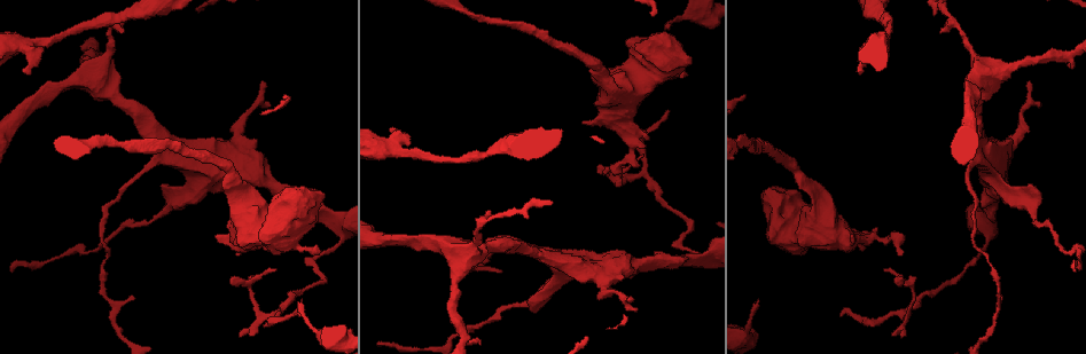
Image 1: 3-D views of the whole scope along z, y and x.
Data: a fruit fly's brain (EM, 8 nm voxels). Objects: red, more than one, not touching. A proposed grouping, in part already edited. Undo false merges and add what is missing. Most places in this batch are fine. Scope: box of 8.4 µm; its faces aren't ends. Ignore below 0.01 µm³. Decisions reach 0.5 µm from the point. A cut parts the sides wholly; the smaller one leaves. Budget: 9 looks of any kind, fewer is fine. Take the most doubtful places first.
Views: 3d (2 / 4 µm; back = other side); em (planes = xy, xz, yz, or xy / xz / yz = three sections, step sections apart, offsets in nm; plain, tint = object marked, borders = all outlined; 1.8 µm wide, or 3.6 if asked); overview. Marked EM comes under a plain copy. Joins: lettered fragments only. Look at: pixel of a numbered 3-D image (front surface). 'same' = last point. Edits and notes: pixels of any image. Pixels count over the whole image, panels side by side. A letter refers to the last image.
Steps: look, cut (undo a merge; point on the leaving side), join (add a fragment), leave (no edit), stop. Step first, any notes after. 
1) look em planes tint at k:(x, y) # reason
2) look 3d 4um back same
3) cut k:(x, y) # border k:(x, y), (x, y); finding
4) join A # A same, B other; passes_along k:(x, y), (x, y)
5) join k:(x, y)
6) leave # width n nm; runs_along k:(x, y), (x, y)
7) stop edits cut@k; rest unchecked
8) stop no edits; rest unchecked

look em planes borders at 1:(641, 172) # sharp bend

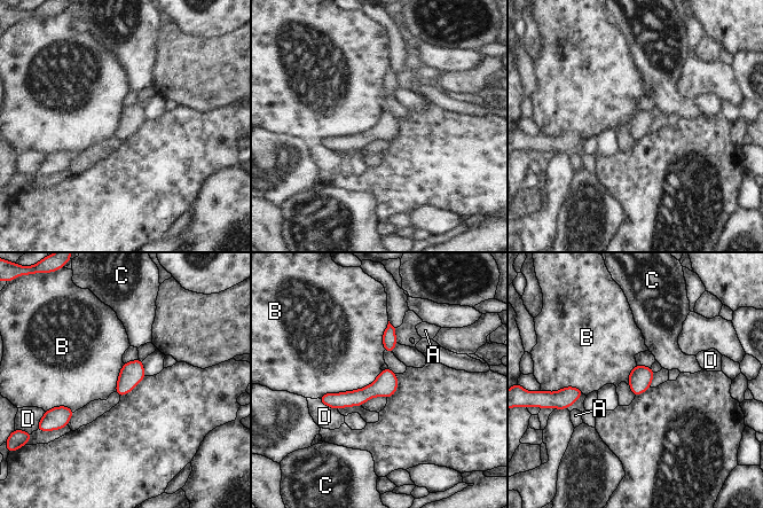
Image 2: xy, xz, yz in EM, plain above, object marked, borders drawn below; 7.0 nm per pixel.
leave # width 160 nm; A other, B other, C other, D other; runs_along 2:(394, 380), (358, 398), (323, 399); all the same cell

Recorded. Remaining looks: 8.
look em yz step 8 borders at 1:(669, 29) # branch stops here

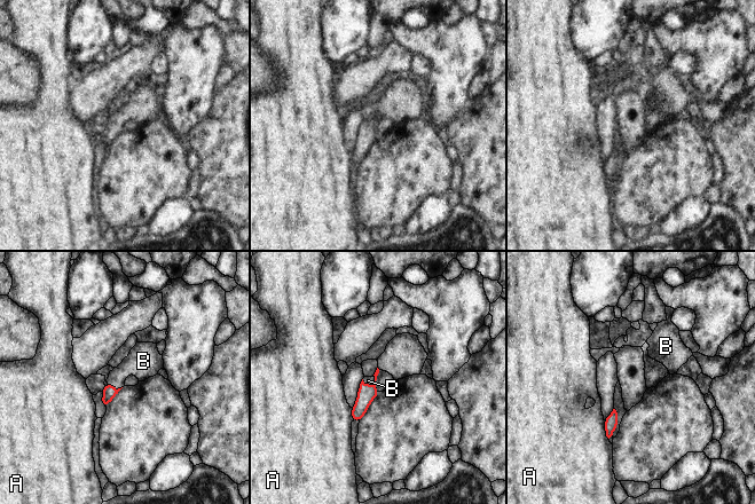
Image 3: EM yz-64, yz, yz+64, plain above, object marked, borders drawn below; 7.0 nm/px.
join B # width 100 nm; longest_contact A 130 nm; A other, B same; it goes on there

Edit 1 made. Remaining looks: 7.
look overview

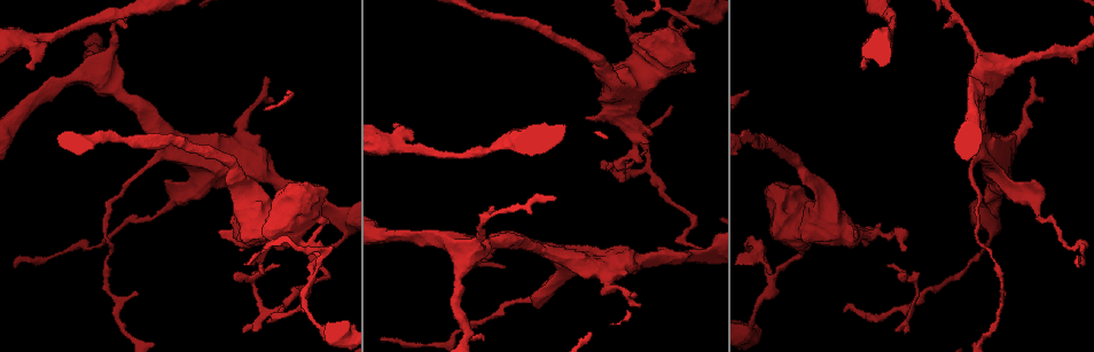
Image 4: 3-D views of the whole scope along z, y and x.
look em xz step 8 borders at 4:(393, 126) # branch stops here

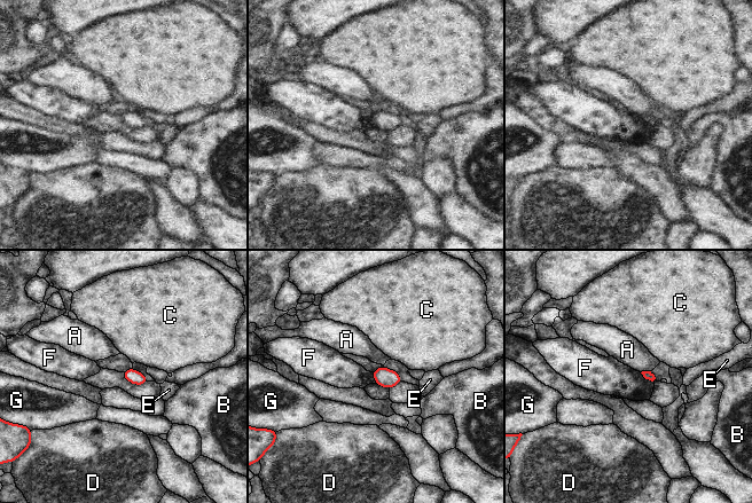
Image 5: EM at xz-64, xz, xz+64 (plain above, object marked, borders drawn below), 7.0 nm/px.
look em planes borders same

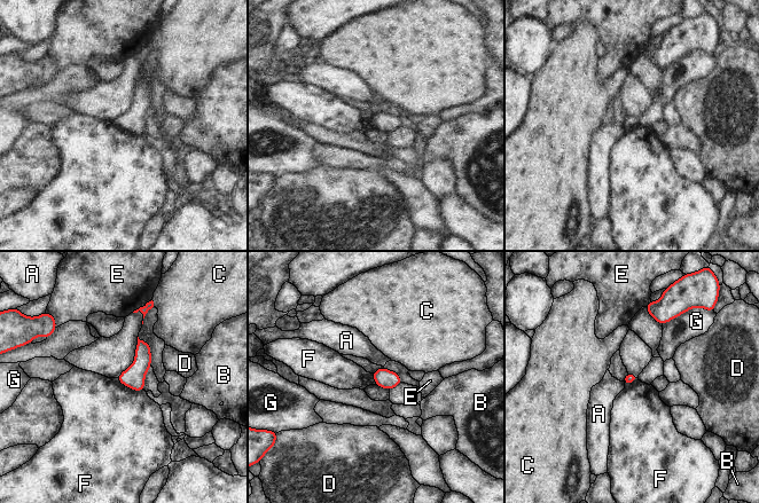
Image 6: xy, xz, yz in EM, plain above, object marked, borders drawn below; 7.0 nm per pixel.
leave # A other, B other, C other, D other, E other, F other, G other; border 6:(116, 378), (132, 388), (143, 391); none of them fits

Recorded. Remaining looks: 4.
look em planes borders at 4:(855, 231) # an open end

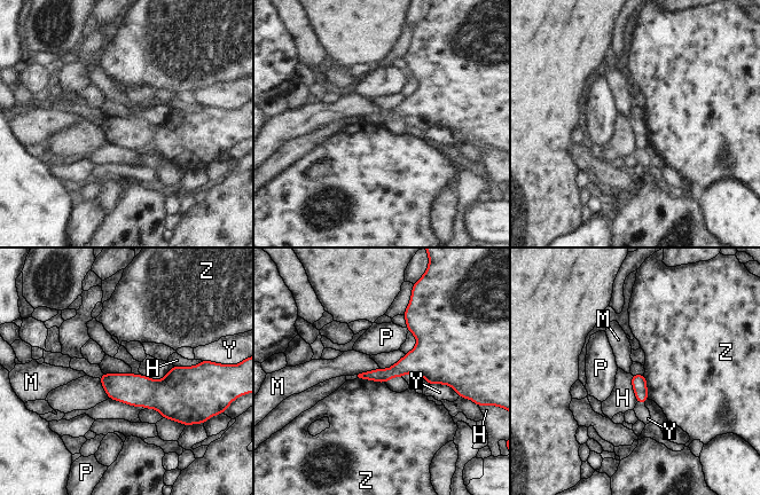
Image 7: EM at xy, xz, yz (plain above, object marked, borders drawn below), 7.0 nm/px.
leave # H other, M other, P other, Y other, Z other; border 7:(359, 377), (366, 380), (384, 383); none of them fits

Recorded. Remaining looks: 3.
stop edits join@3; rest unchecked

